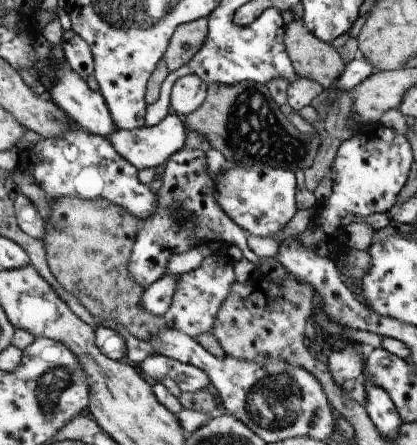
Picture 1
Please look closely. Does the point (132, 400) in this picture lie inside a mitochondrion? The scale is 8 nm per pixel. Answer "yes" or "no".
no

